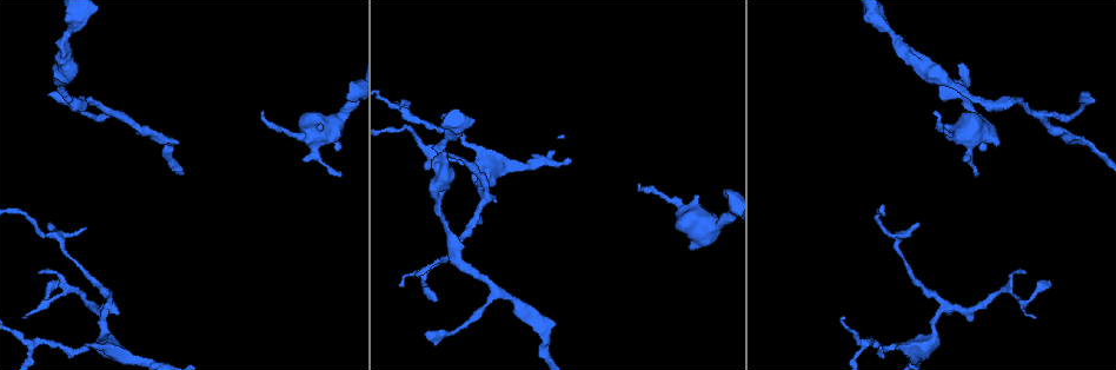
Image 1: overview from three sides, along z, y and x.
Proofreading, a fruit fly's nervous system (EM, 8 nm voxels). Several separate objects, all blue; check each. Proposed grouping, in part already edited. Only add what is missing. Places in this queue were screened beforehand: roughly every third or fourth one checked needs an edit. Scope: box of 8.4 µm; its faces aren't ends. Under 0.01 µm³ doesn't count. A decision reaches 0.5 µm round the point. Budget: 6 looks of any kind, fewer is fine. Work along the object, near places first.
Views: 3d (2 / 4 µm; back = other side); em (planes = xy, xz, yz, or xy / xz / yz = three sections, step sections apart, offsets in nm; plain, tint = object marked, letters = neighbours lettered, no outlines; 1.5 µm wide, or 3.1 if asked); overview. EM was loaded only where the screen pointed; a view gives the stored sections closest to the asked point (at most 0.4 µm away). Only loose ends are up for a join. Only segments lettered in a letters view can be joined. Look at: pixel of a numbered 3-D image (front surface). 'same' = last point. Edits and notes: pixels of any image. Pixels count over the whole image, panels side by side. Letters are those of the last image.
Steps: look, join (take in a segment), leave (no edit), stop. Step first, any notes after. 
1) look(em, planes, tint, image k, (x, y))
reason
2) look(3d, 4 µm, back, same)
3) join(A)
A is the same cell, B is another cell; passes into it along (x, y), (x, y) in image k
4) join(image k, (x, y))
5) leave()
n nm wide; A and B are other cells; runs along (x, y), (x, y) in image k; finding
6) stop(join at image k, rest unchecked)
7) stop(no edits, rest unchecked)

look(3d, 4 µm, image 1, (1082, 96))
thin end

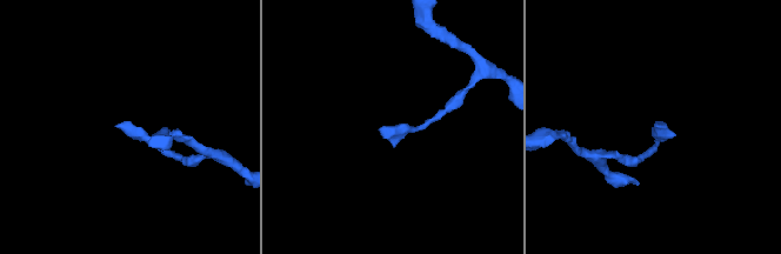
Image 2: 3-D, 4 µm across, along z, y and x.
look(em, xz, step 4, letters, image 2, (654, 127))
shape alone is not enough

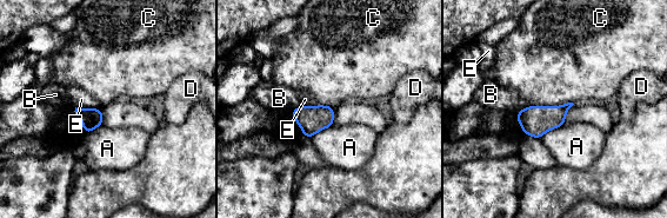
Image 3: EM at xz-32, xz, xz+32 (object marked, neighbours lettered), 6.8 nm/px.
look(em, planes, letters, same)

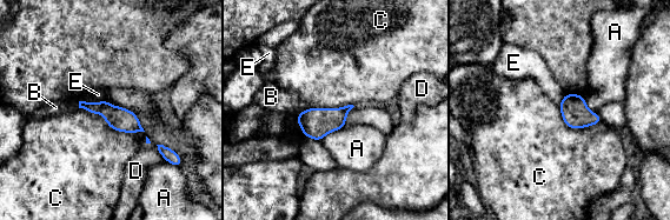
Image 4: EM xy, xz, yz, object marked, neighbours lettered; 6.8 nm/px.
leave()
160 nm wide; A, B, C, D and E are other cells; runs along (81, 104), (104, 107), (138, 128) in image 4; no lettered segment goes on from it

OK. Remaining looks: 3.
look(3d, 2 µm, image 1, (1023, 272))
branch stops here

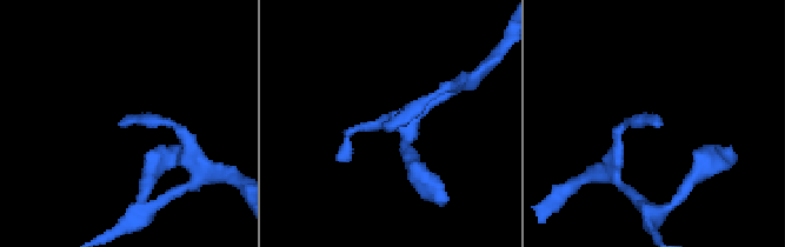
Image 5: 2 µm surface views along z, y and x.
look(em, planes, letters, image 5, (121, 124))

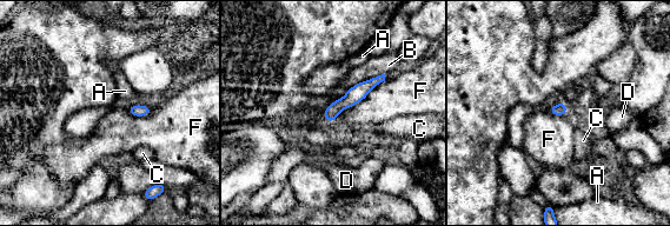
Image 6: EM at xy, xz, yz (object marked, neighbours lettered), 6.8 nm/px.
leave()
A, B, C, D and F are other cells; runs along (382, 78), (364, 87), (329, 117) in image 6; no lettered segment goes on from it

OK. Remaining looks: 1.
stop(no edits, rest unchecked)

